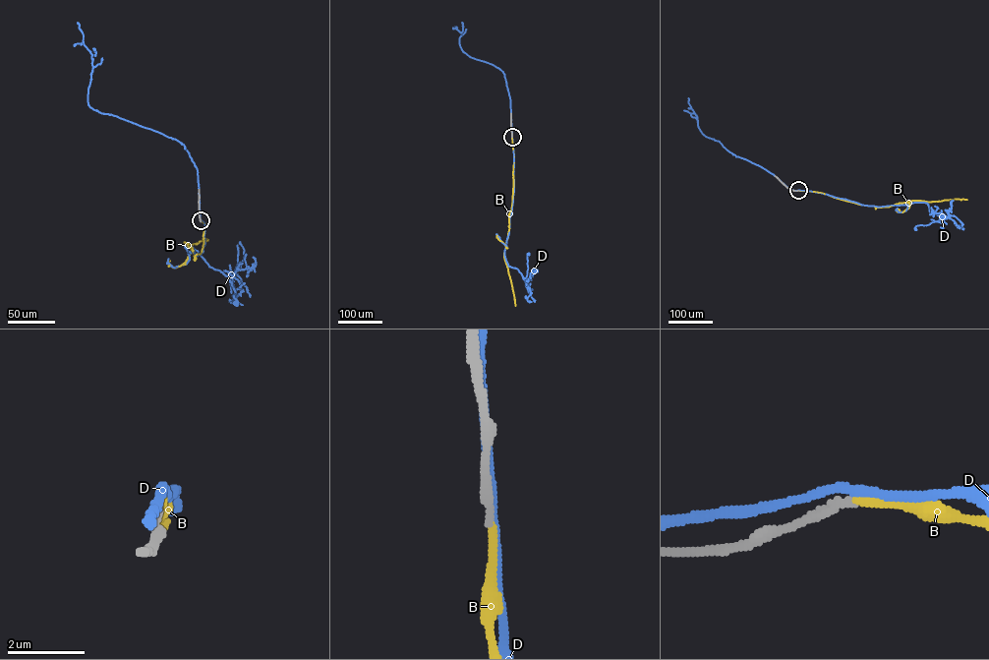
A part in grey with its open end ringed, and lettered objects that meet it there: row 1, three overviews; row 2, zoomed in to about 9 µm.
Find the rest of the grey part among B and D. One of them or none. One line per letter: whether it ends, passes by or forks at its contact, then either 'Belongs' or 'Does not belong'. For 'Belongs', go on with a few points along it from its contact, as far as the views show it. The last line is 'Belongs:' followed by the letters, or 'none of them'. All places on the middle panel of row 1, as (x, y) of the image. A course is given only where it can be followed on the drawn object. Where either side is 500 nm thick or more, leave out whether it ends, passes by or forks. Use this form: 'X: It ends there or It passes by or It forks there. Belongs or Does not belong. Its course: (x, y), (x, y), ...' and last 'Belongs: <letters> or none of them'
B: It ends there. Belongs. Its course: (512, 137), (512, 194), (504, 256), (515, 305)
D: It passes by. Does not belong
Belongs: B

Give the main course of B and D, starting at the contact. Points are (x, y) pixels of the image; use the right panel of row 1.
B: (798, 190), (877, 207), (912, 201), (966, 200)
D: (798, 190), (869, 206), (925, 203), (930, 212), (945, 217), (916, 225), (915, 229)

